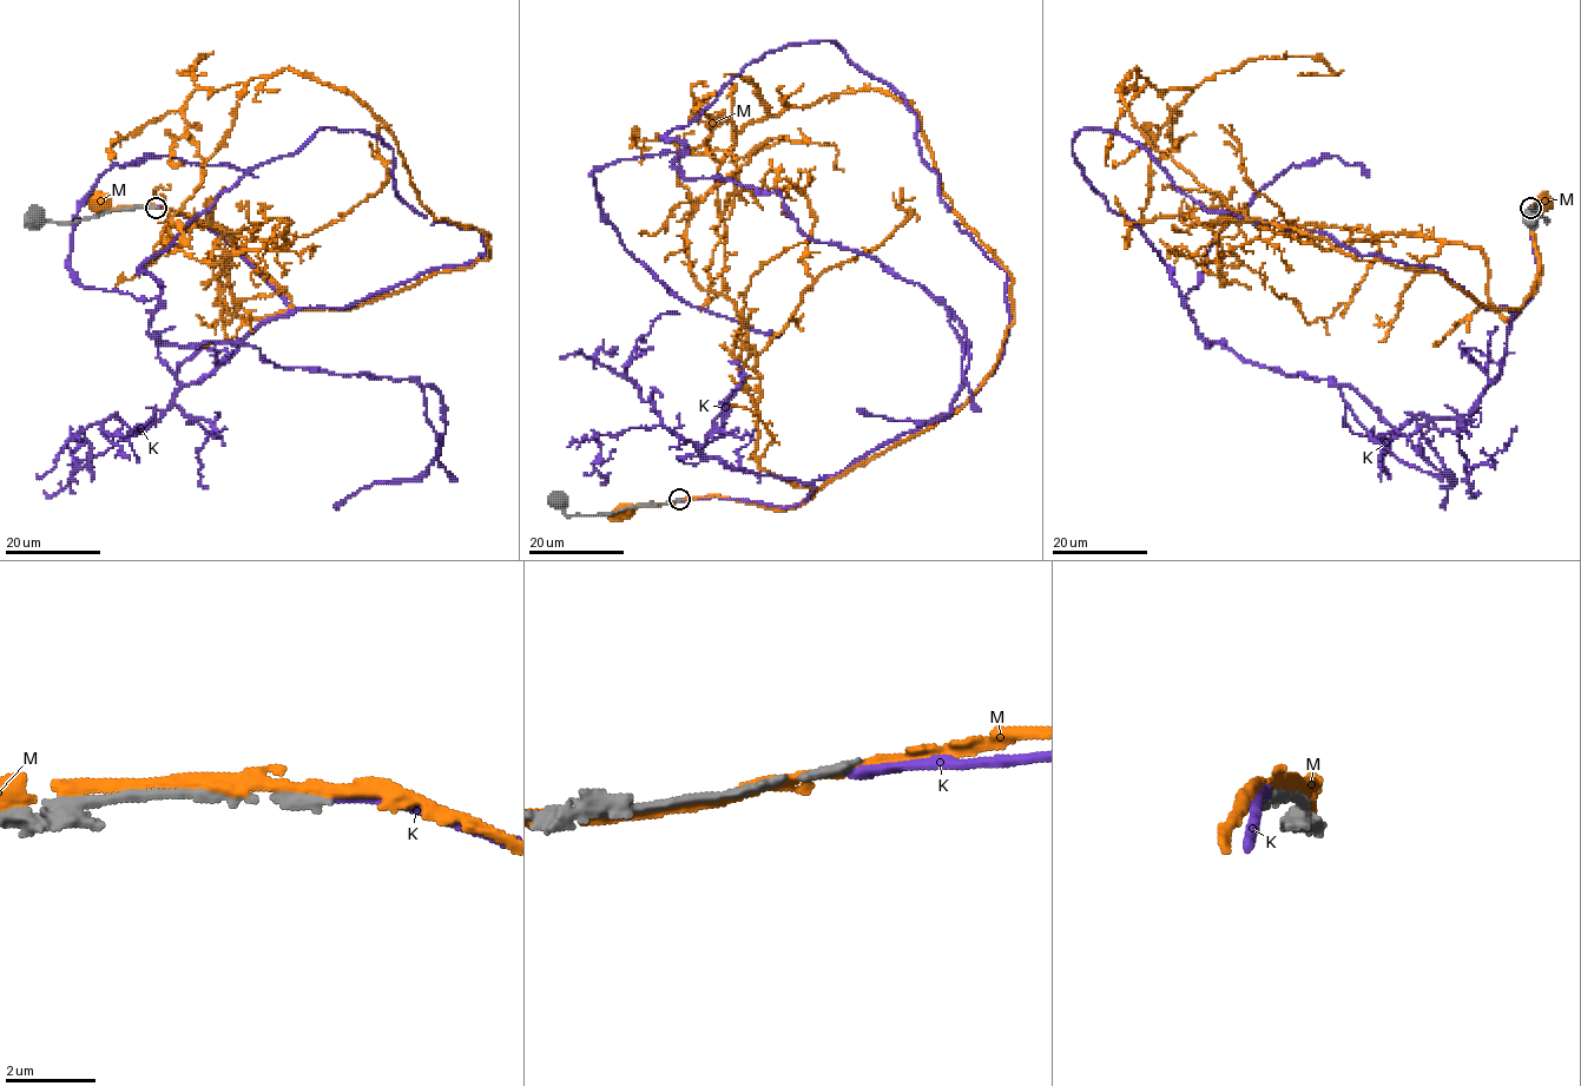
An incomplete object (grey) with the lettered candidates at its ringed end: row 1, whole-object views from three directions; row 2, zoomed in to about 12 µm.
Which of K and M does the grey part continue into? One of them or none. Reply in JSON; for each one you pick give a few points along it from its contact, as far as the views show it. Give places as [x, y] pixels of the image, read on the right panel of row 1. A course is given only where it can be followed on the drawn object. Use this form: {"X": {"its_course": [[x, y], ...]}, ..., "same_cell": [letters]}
{"same_cell": []}

